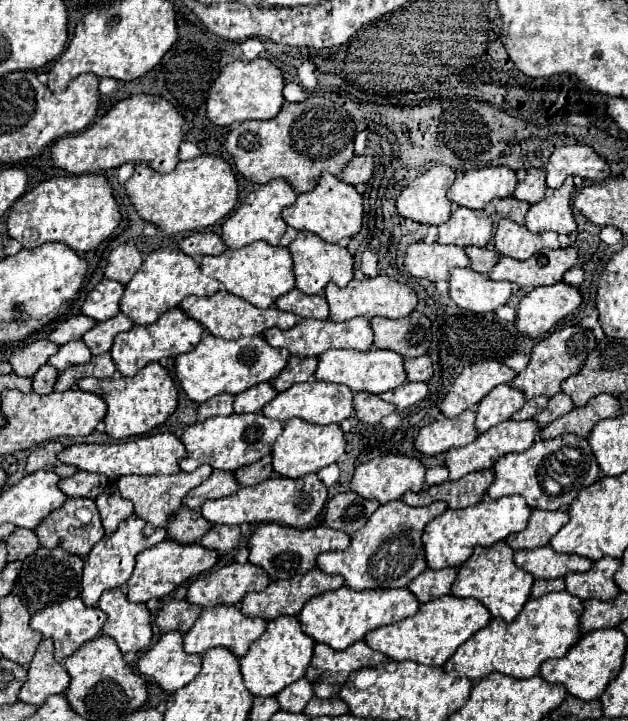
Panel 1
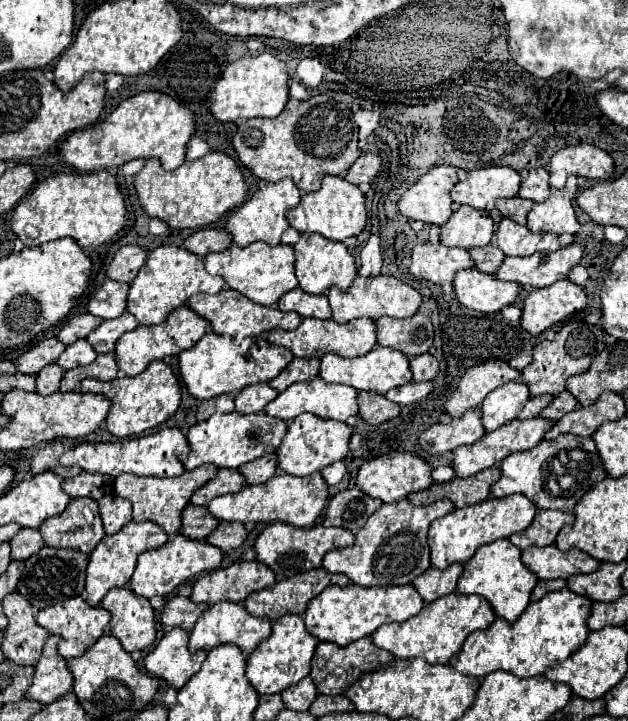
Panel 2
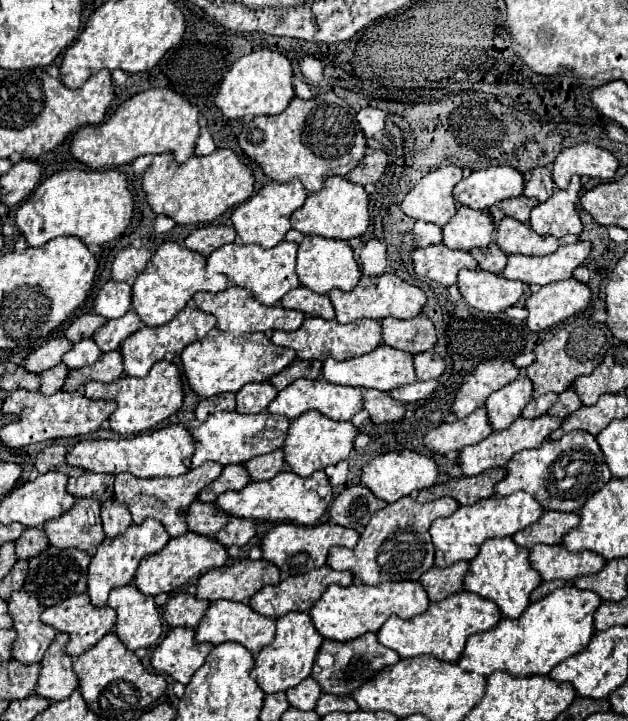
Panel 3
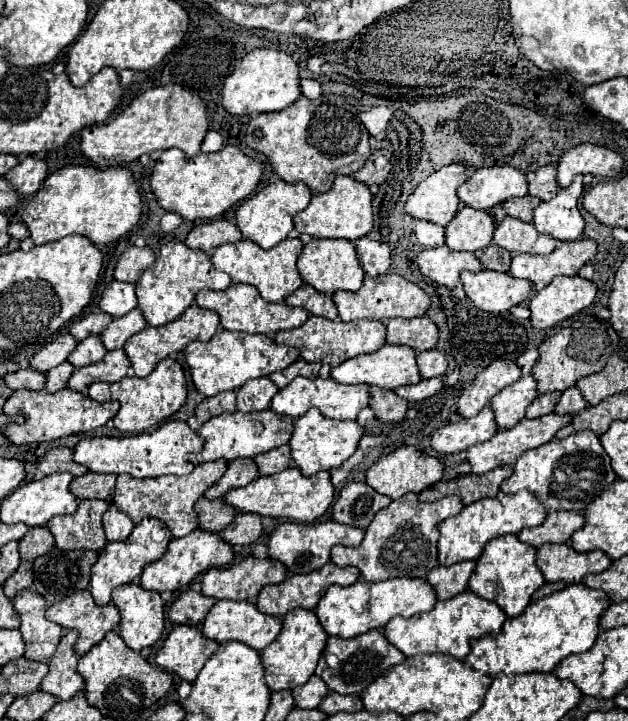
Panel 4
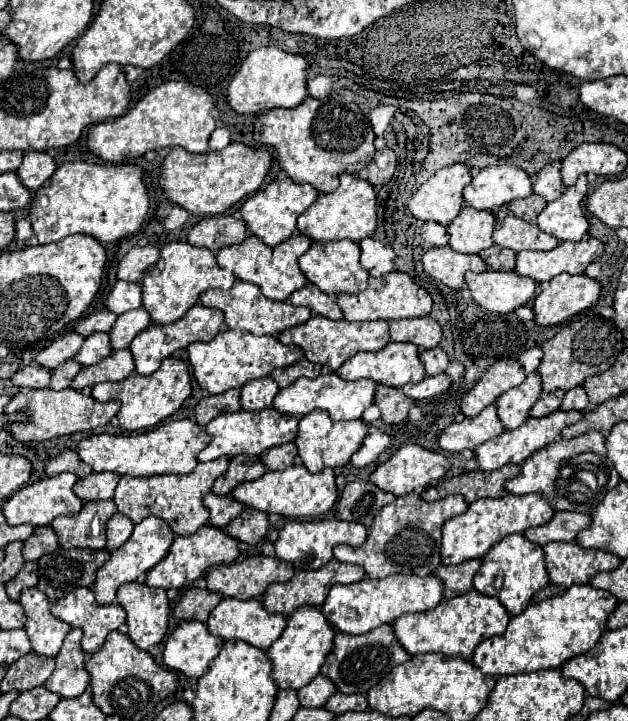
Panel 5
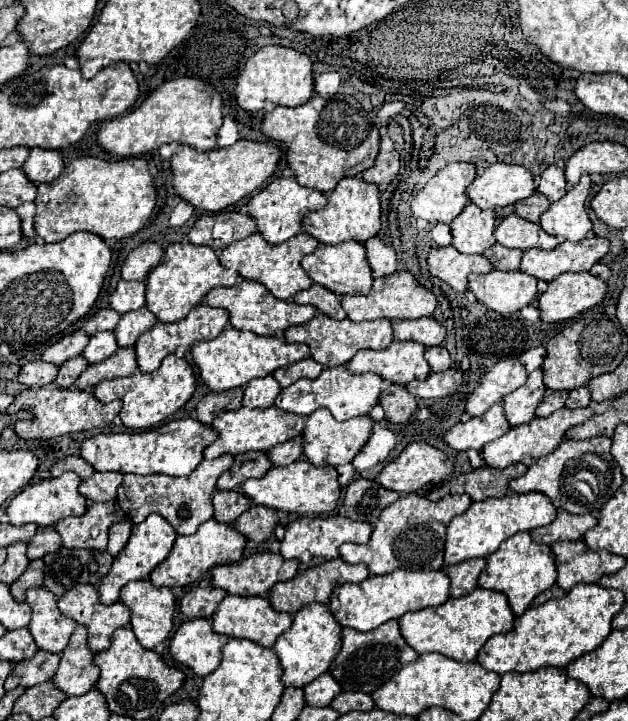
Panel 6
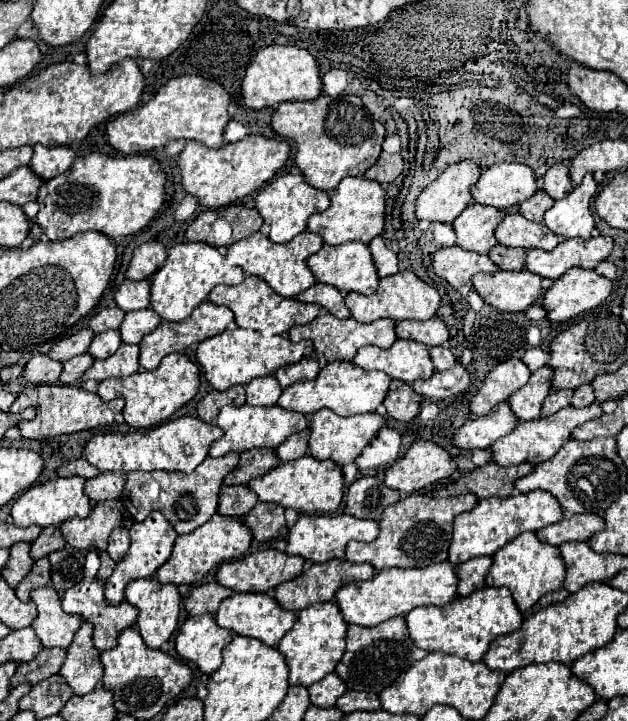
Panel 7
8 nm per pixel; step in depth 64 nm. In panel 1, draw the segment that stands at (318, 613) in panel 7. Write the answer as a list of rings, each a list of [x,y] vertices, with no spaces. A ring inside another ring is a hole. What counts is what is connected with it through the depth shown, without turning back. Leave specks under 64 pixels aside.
[[[278,616],[276,620],[268,622],[268,628],[262,638],[258,638],[256,644],[250,646],[248,654],[240,660],[244,686],[254,696],[276,696],[282,688],[304,676],[310,666],[314,644],[316,642],[302,632],[300,620],[296,616]]]

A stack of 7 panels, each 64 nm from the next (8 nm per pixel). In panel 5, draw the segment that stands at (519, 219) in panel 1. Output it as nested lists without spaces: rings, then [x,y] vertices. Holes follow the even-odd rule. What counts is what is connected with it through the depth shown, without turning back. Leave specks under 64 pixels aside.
[[[528,196],[528,198],[522,198],[522,200],[512,200],[508,204],[508,208],[512,210],[514,216],[526,220],[526,222],[536,222],[536,216],[546,208],[546,200],[542,196]]]

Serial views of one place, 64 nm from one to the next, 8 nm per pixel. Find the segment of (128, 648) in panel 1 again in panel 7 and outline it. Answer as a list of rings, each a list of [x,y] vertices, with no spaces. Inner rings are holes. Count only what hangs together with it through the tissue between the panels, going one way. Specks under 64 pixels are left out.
[[[142,578],[142,580],[130,582],[126,586],[126,602],[134,604],[140,610],[136,628],[150,648],[160,648],[176,630],[180,608],[182,608],[182,596],[176,584],[160,584],[156,578]]]

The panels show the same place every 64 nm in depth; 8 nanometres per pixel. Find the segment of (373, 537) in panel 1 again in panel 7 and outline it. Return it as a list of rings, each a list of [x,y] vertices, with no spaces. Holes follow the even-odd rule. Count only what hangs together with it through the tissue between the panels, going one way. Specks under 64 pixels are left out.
[[[408,494],[406,498],[402,498],[398,504],[392,504],[386,508],[382,520],[380,520],[380,536],[366,544],[366,542],[350,542],[346,546],[346,558],[350,562],[368,562],[372,564],[378,572],[380,570],[388,570],[388,568],[426,568],[434,562],[444,562],[448,558],[448,548],[452,542],[452,524],[454,518],[462,512],[472,510],[478,504],[478,498],[472,494],[464,494],[464,496],[456,496],[456,498],[446,498],[446,500],[434,500],[434,498],[426,498],[422,494]]]

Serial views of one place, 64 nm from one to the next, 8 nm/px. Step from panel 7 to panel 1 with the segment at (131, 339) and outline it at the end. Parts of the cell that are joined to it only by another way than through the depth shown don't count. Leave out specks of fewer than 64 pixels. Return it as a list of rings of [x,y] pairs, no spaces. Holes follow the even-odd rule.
[[[122,312],[116,314],[114,318],[110,320],[104,320],[104,322],[98,322],[88,334],[84,334],[84,344],[90,348],[90,352],[96,356],[96,354],[104,354],[104,352],[110,352],[112,348],[112,342],[116,338],[116,334],[124,332],[124,330],[130,330],[134,324],[132,320],[128,320]]]

